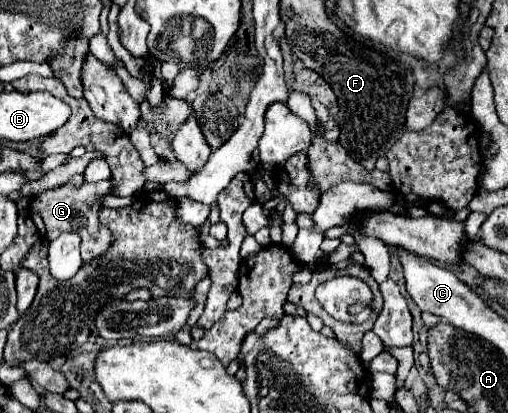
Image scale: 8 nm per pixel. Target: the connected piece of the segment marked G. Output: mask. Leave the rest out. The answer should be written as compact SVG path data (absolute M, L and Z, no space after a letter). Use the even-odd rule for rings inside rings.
M75 174L73 180L65 186L47 190L31 200L31 218L37 226L37 230L47 238L55 240L55 236L63 232L77 232L81 236L81 258L91 260L91 256L99 256L107 250L107 246L113 242L113 234L99 222L97 210L99 210L99 196L111 194L111 182L103 180L97 184L83 184L81 174ZM35 204L39 210L35 212Z

